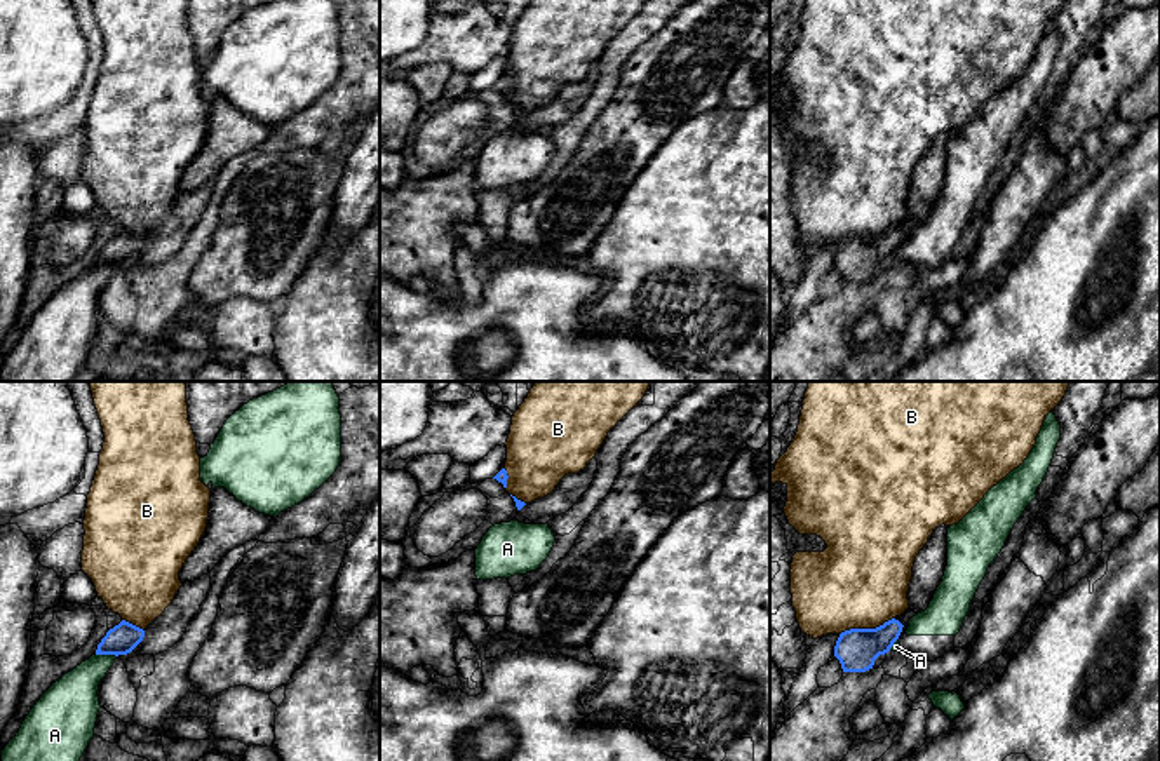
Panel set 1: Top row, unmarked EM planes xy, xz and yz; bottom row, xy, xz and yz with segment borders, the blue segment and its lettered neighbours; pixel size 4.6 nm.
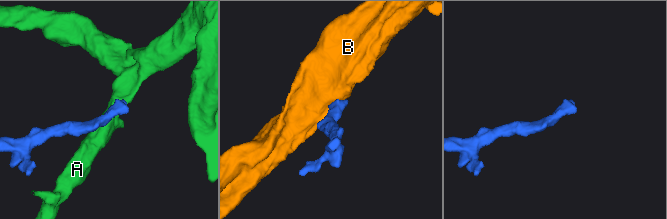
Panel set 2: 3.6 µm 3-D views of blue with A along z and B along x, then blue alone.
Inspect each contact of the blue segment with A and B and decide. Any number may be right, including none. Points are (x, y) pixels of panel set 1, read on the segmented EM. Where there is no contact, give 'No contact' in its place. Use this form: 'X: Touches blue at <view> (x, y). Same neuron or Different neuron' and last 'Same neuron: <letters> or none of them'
A: Touches blue at xy (107, 653). Different neuron
B: Touches blue at yz (866, 629). Different neuron
Same neuron: none of them

